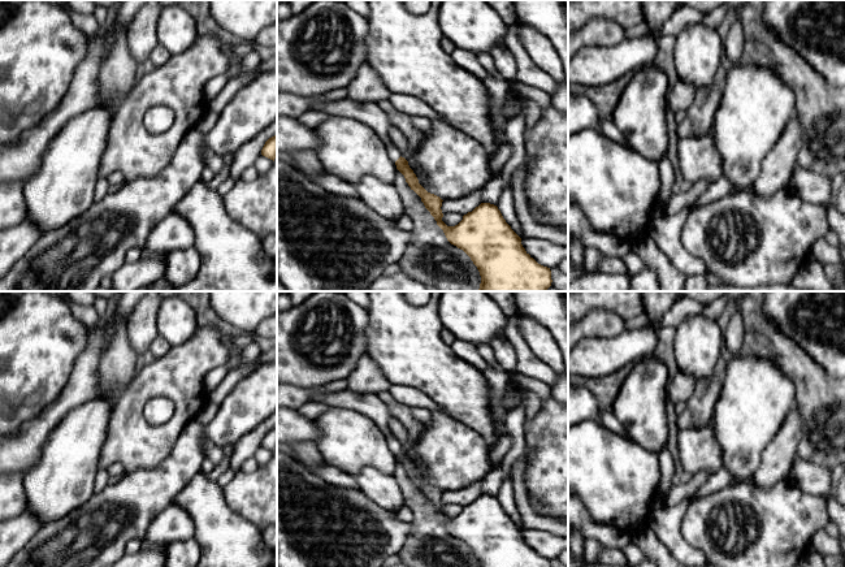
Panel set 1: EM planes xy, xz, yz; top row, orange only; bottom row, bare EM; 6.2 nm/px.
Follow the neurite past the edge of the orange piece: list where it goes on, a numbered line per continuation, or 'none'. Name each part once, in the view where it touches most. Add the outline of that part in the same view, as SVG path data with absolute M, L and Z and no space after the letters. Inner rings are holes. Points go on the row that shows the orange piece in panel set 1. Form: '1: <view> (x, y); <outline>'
1: xz (394, 154); M393 142L387 143L386 148L387 148L389 156L394 163L402 156L402 153L399 152L399 150L395 147Z

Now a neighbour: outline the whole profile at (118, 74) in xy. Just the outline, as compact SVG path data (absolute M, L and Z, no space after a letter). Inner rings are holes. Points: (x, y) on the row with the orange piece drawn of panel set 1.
M117 29L116 42L99 74L98 98L105 107L116 107L136 82L138 62L130 55L126 30Z

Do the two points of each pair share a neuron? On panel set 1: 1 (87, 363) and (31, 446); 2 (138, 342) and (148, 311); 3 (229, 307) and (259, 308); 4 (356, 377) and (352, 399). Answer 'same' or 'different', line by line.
1: same
2: same
3: same
4: different

